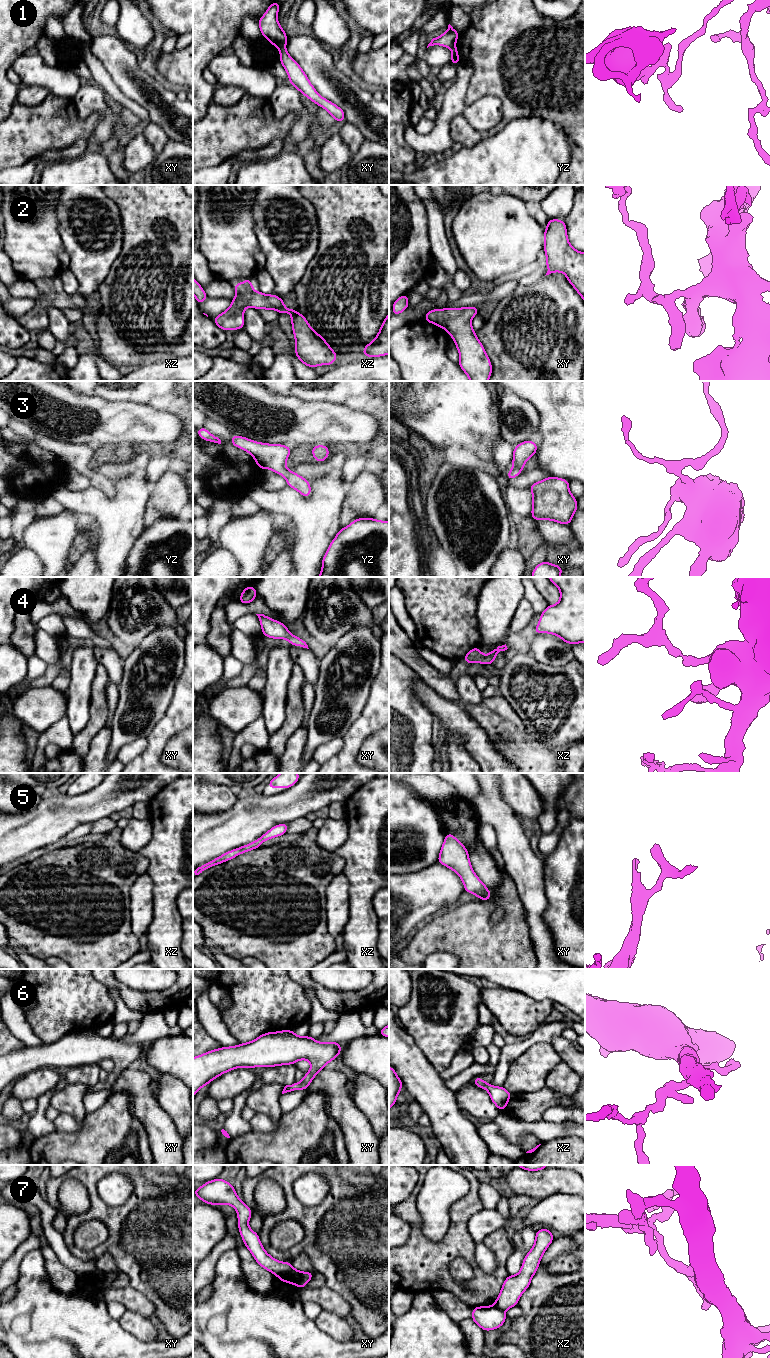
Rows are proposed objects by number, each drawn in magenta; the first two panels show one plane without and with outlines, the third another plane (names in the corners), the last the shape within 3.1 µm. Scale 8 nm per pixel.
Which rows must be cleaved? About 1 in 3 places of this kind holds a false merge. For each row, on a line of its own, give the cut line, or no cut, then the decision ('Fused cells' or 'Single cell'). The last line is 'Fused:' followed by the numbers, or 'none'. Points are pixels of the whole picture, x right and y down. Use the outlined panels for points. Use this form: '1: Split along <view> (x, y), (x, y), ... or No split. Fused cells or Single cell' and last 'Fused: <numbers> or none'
1: Split along xy (284, 45), (279, 48). Fused cells
2: No split. Single cell
3: No split. Single cell
4: No split. Single cell
5: No split. Single cell
6: No split. Single cell
7: Split along xy (303, 1272), (300, 1281), (296, 1285). Fused cells
Fused: 1, 7

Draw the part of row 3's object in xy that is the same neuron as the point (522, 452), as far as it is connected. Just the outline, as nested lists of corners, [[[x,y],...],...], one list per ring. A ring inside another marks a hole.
[[[531,440],[524,441],[516,446],[514,446],[513,451],[513,467],[507,473],[507,479],[510,481],[516,478],[524,469],[526,461],[536,454],[538,445]]]

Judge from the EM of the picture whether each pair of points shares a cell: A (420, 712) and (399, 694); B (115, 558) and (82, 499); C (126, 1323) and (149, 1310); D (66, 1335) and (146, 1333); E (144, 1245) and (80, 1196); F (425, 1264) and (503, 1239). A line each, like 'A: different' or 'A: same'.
A: same
B: same
C: different
D: different
E: different
F: same

